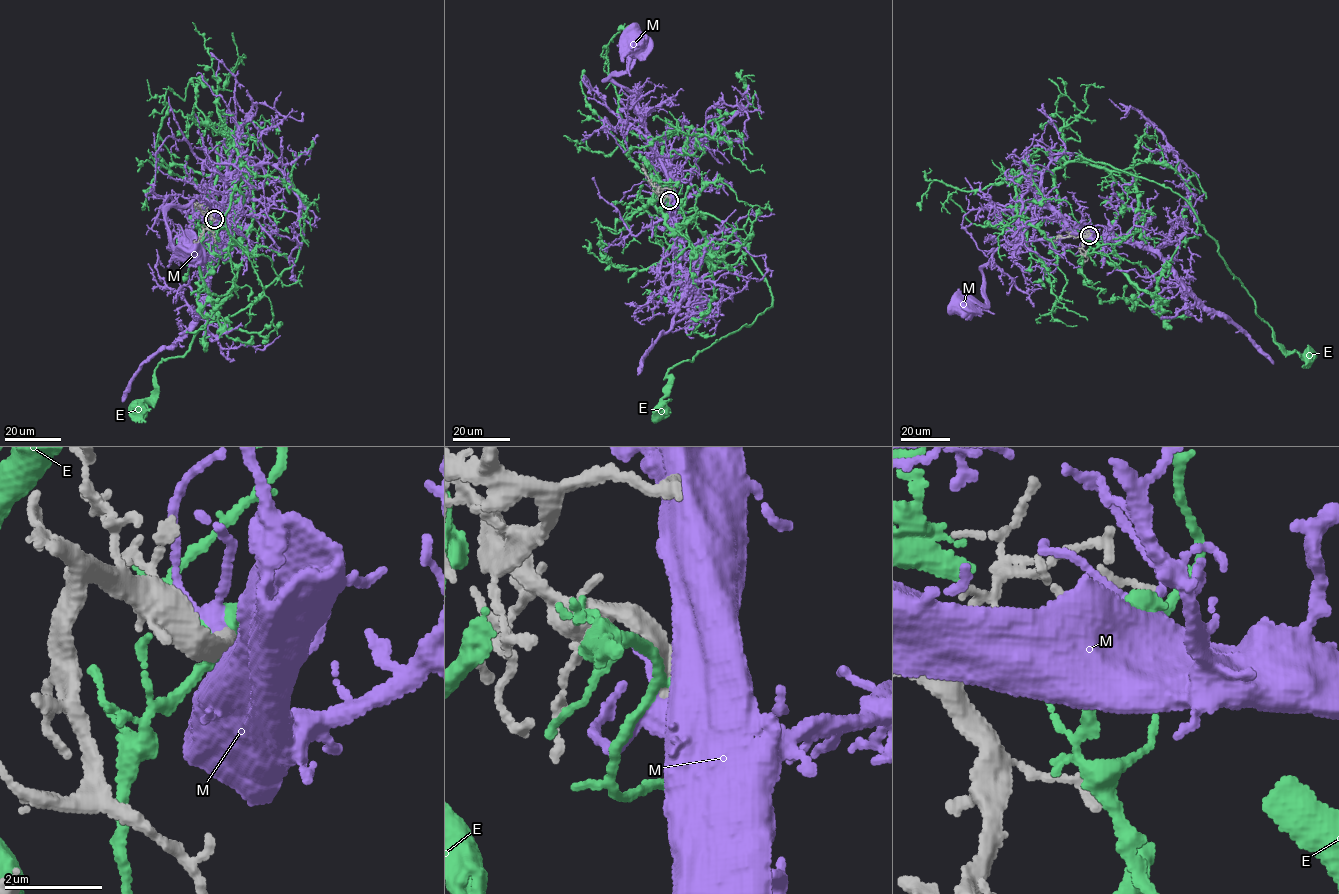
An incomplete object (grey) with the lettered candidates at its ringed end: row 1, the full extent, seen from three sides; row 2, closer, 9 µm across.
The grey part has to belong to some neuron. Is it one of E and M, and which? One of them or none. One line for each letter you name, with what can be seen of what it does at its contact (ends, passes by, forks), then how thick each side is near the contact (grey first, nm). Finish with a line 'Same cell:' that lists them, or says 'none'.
M: It forks there. Thickness 340 nm (grey) against 340 nm
Same cell: M

